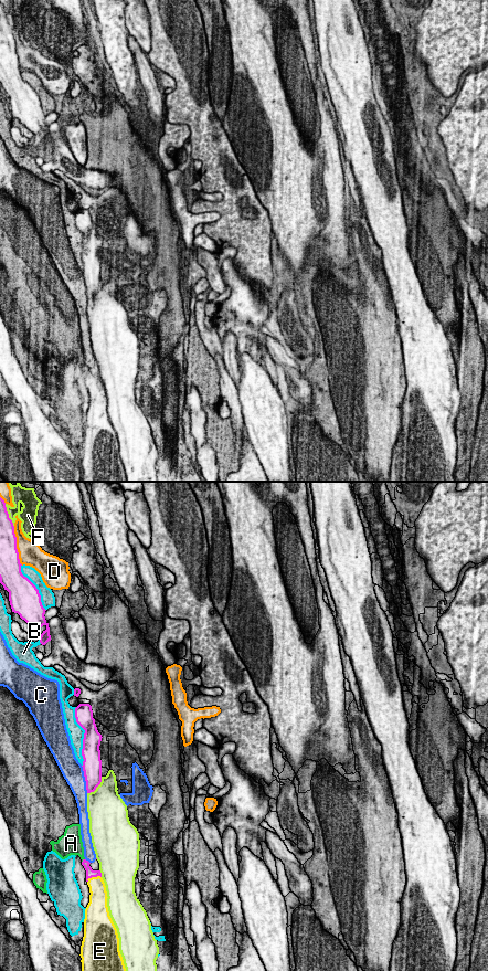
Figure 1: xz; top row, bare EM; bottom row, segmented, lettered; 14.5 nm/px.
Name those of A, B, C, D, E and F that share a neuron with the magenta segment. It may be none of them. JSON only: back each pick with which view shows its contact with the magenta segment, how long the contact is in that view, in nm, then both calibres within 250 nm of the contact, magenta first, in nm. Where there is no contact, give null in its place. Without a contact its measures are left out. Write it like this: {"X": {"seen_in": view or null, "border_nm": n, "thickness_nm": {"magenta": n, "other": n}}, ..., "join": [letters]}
{"E": {"seen_in": "xz", "border_nm": 220, "thickness_nm": {"magenta": 130, "other": 240}}, "join": ["E"]}

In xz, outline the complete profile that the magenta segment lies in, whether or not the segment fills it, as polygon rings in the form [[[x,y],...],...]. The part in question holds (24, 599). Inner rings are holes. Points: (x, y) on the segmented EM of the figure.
[[[0,497],[0,583],[9,592],[12,612],[18,613],[34,630],[46,626],[40,636],[40,643],[45,645],[51,641],[49,623],[44,616],[46,610],[36,587],[22,574],[21,566],[14,526]]]

